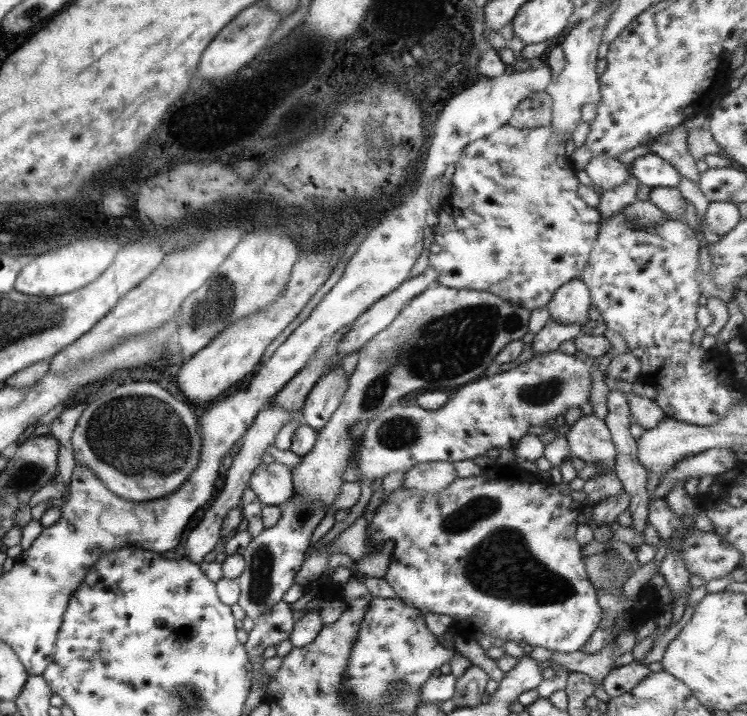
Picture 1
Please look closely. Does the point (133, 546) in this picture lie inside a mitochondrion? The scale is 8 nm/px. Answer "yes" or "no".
no

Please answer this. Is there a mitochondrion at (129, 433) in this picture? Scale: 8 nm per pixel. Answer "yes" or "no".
yes

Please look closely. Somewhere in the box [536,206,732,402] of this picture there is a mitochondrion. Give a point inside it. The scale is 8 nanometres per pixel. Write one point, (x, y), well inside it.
(639, 224)

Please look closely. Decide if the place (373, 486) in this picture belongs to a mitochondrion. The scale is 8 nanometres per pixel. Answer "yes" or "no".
no

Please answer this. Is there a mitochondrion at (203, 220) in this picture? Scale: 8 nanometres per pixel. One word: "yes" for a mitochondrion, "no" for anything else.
no

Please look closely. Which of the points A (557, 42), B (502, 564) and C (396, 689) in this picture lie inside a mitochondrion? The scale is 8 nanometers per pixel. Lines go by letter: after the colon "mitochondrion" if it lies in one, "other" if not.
A: other
B: mitochondrion
C: mitochondrion

